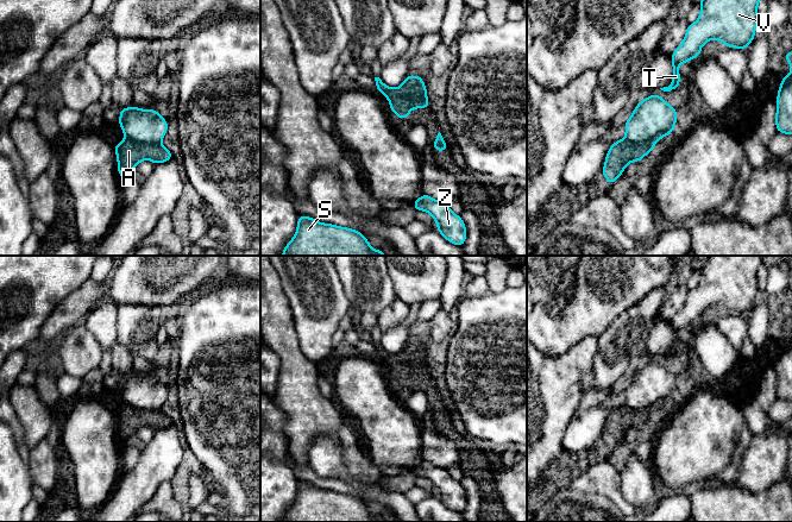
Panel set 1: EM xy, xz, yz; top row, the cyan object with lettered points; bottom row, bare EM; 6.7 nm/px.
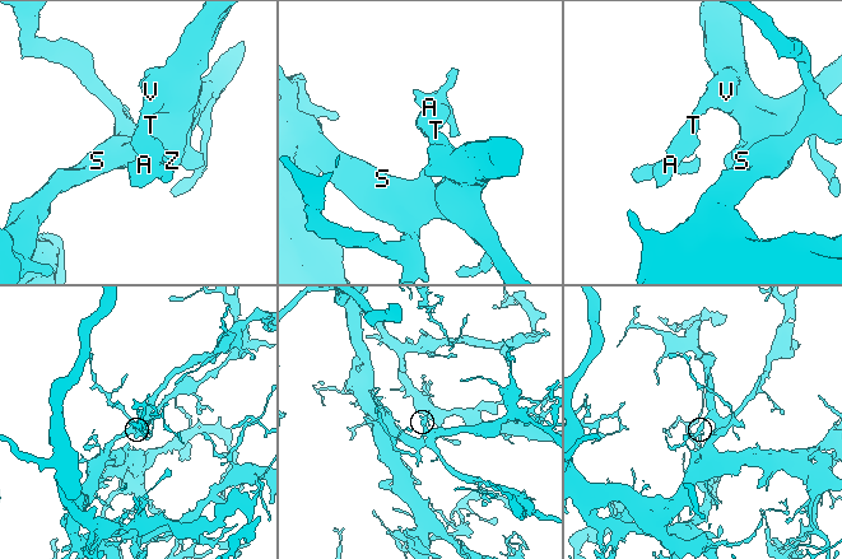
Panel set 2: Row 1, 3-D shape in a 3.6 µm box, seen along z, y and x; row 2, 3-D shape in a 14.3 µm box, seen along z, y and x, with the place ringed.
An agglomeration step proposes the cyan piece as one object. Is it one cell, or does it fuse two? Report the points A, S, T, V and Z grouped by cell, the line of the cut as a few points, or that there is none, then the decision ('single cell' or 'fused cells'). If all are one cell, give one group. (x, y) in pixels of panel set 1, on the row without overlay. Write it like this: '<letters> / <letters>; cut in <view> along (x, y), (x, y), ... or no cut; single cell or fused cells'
A / S T V Z; cut in xy along (126, 402), (139, 408), (159, 410); fused cells

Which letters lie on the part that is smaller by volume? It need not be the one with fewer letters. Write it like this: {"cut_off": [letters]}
{"cut_off": ["A"]}

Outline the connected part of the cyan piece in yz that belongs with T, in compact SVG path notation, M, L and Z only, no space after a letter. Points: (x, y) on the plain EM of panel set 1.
M710 256L700 264L699 284L689 290L683 309L671 322L672 350L660 356L678 356L681 347L678 333L700 322L702 313L709 307L717 306L725 313L744 316L755 304L761 264L762 256Z

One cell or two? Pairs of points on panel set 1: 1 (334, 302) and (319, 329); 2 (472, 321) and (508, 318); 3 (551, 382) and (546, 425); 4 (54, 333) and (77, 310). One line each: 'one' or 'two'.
1: one
2: one
3: one
4: one

